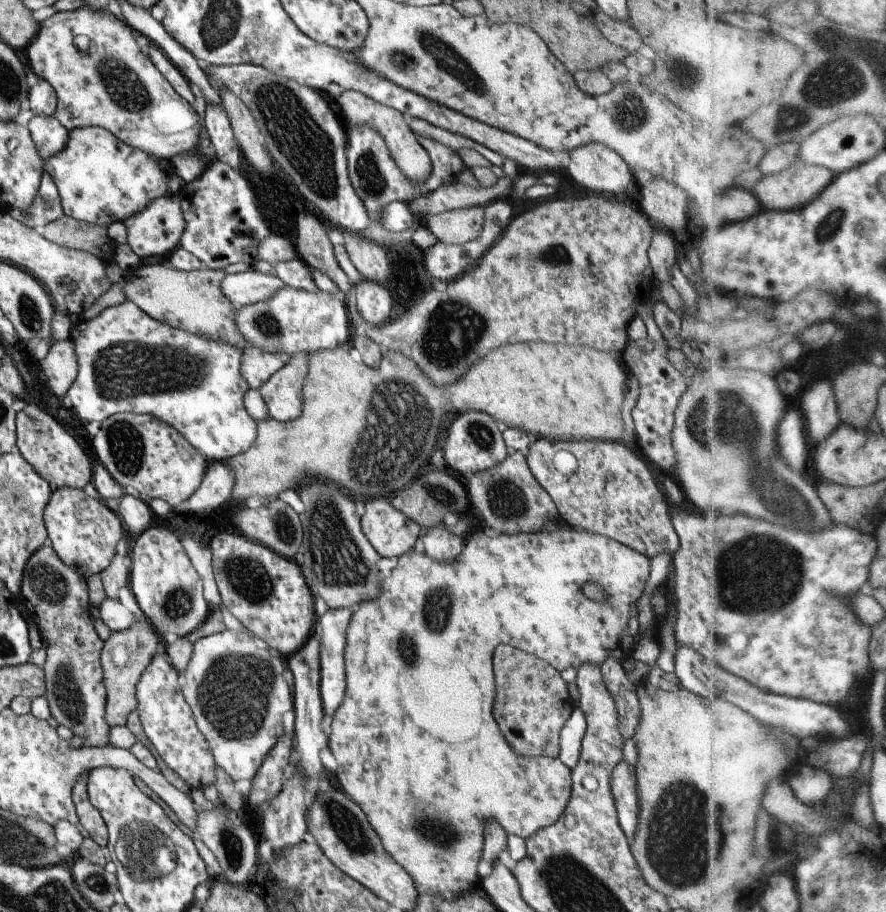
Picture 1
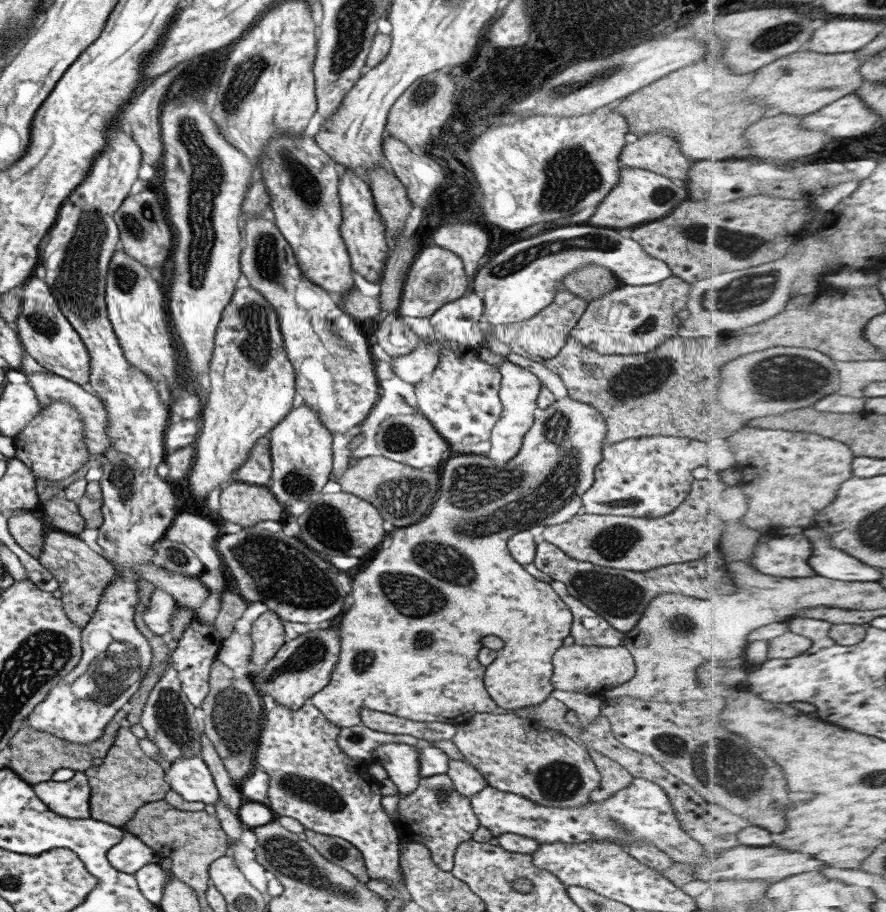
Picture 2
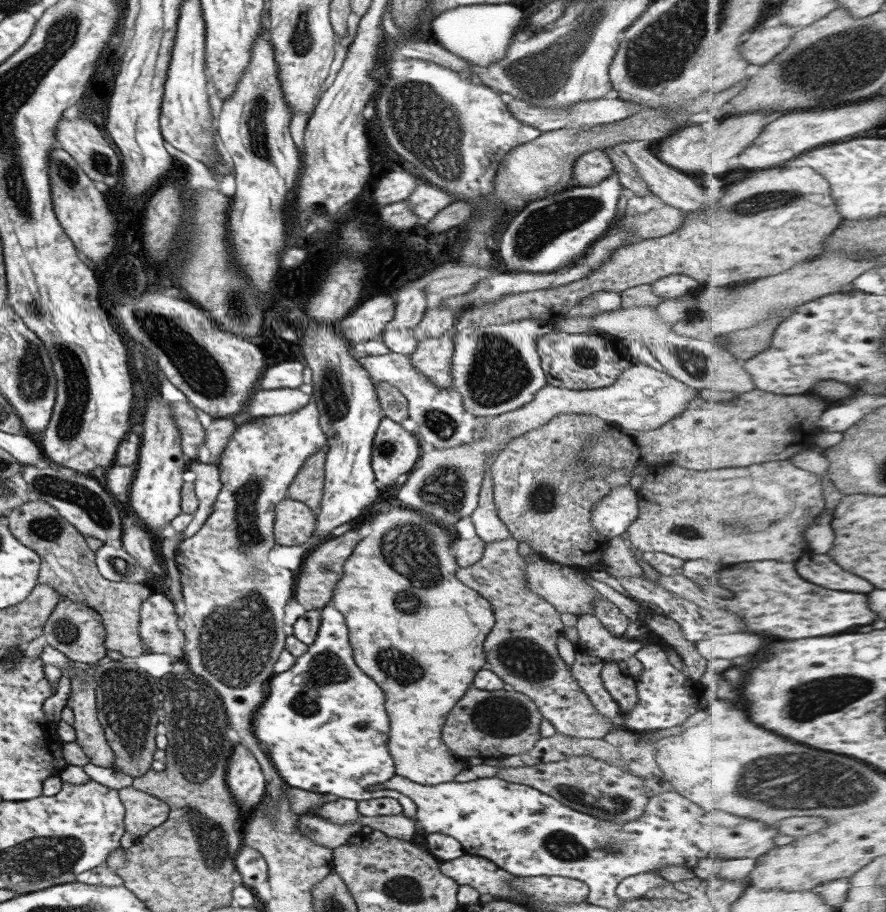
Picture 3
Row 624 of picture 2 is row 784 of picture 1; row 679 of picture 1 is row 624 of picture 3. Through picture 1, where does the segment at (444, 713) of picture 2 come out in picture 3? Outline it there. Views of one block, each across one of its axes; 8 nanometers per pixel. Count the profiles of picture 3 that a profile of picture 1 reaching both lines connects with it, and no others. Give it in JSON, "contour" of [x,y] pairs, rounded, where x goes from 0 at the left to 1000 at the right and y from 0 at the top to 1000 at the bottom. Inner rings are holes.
{"contour":[[[441,555],[439,558],[432,558],[422,570],[416,571],[416,575],[420,576],[420,583],[411,591],[406,591],[406,594],[402,596],[402,601],[400,601],[397,607],[388,617],[387,633],[377,643],[377,651],[372,662],[377,663],[379,669],[383,669],[388,674],[388,680],[394,691],[394,702],[398,711],[401,728],[409,732],[436,761],[435,777],[438,781],[438,785],[440,785],[437,817],[438,825],[445,832],[446,849],[479,862],[492,862],[500,857],[510,857],[515,855],[514,851],[518,846],[529,841],[528,832],[509,823],[506,817],[501,815],[499,796],[503,792],[506,782],[509,781],[517,768],[533,752],[537,737],[550,731],[546,730],[549,721],[546,721],[544,706],[546,706],[546,700],[551,697],[551,693],[555,691],[555,686],[559,684],[556,667],[551,658],[544,656],[537,647],[533,647],[530,643],[526,643],[524,638],[519,638],[519,635],[515,634],[515,626],[517,626],[518,622],[512,610],[510,610],[510,598],[512,598],[517,586],[511,579],[494,578],[485,571],[485,568],[479,566],[476,561],[460,559],[460,557],[455,557],[454,555]]]}

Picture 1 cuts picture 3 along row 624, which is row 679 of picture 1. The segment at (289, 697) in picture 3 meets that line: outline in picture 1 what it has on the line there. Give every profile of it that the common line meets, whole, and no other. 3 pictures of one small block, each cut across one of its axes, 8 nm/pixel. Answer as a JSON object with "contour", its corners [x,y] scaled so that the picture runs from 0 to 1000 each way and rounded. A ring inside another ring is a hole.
{"contour":[[[383,667],[370,668],[366,673],[358,675],[354,682],[354,691],[360,695],[361,701],[361,763],[363,766],[365,780],[367,783],[366,789],[371,793],[377,782],[388,770],[391,750],[389,738],[389,708],[391,708],[391,694],[394,688],[396,675],[398,674],[400,667]]]}

